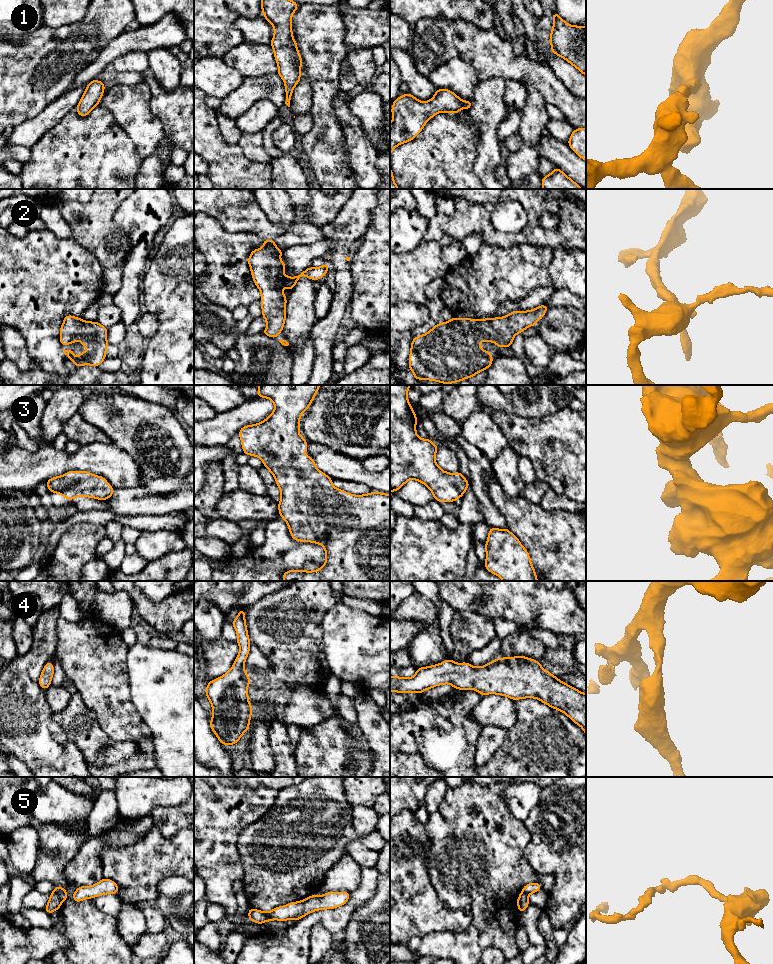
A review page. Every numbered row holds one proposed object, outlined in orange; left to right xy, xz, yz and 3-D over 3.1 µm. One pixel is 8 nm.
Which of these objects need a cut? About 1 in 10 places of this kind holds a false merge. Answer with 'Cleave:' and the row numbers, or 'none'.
Cleave: 5

